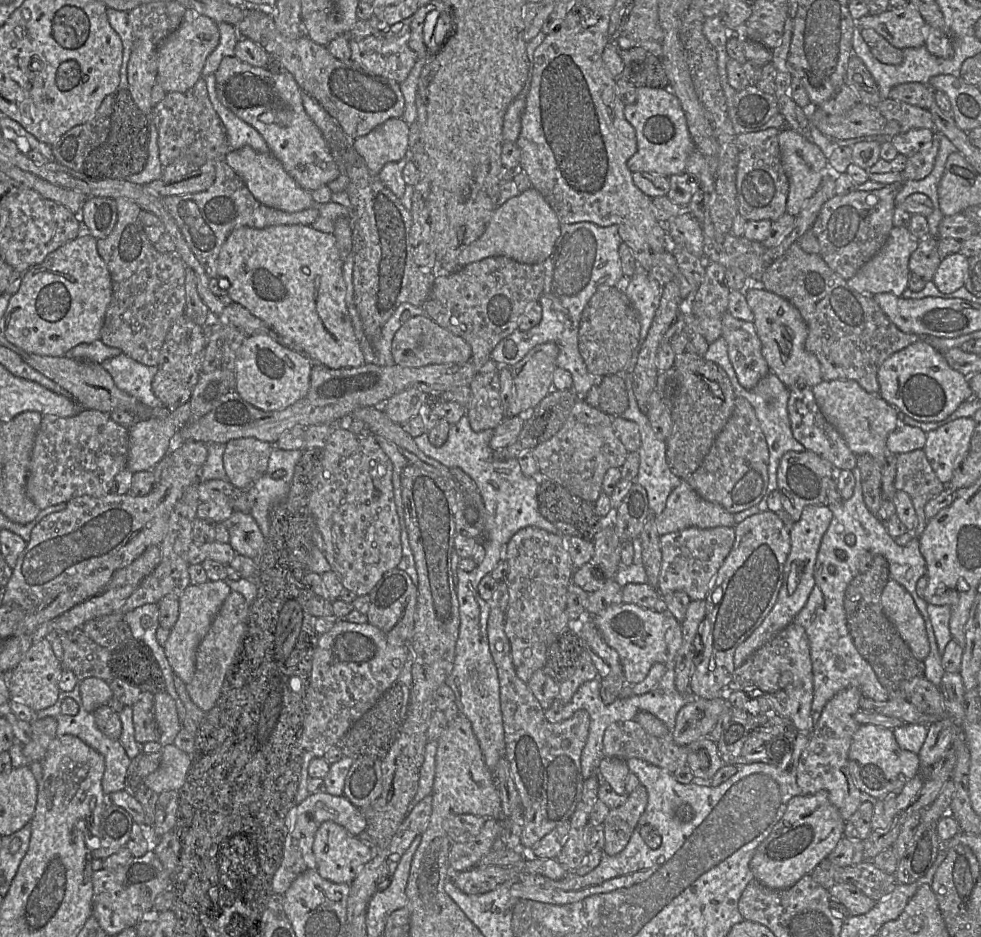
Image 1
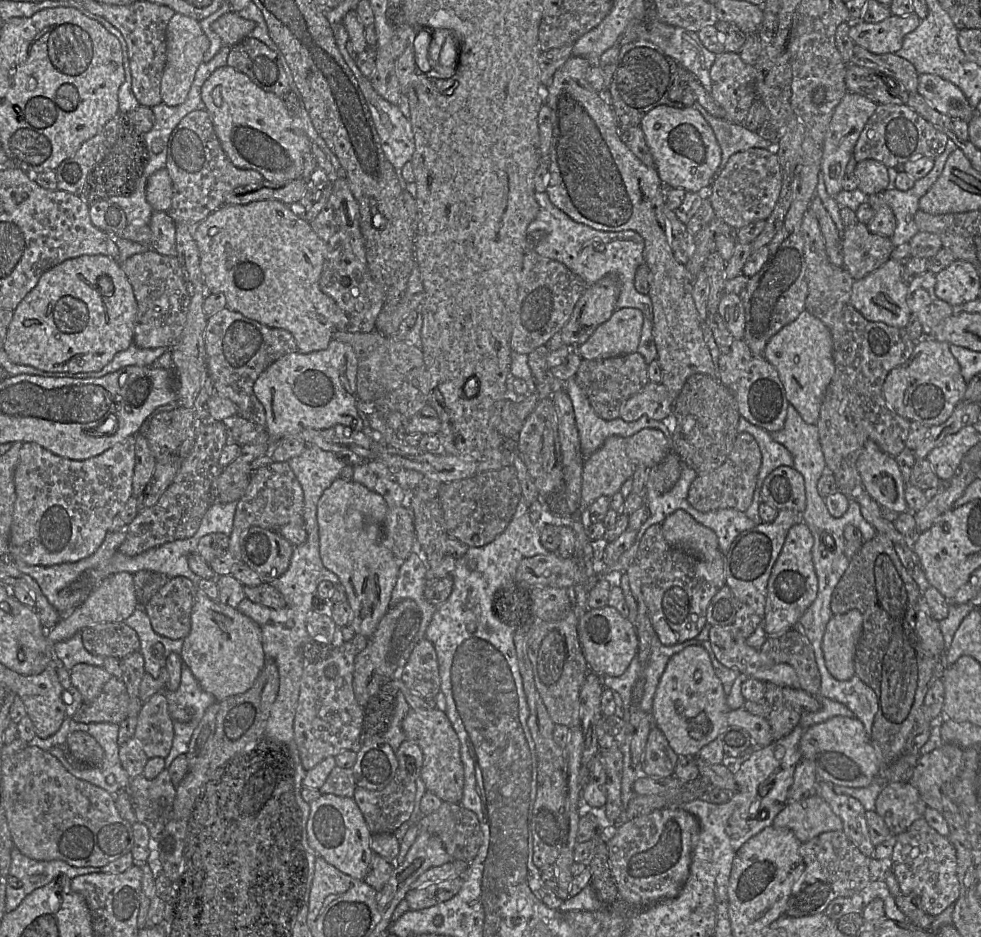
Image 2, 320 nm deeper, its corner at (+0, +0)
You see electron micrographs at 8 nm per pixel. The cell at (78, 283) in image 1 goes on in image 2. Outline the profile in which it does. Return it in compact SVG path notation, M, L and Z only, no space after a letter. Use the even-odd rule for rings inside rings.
M82 255L46 271L13 310L3 350L15 364L45 372L98 372L134 341L138 304L118 259Z

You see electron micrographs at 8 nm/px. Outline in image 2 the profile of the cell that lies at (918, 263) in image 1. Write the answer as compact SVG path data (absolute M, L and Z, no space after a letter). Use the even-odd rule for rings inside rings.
M925 272L908 286L906 302L922 325L923 334L928 337L944 320L953 315L953 307L940 300L934 292L936 274Z

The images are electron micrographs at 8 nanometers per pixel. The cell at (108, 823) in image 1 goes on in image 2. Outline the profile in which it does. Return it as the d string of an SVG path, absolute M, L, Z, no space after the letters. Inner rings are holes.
M28 746L26 749L11 756L2 756L2 806L5 811L8 827L15 847L25 856L37 861L61 860L75 867L102 867L129 853L134 844L132 824L123 819L116 808L114 795L103 788L80 780L69 773L60 761L49 751L37 746Z

